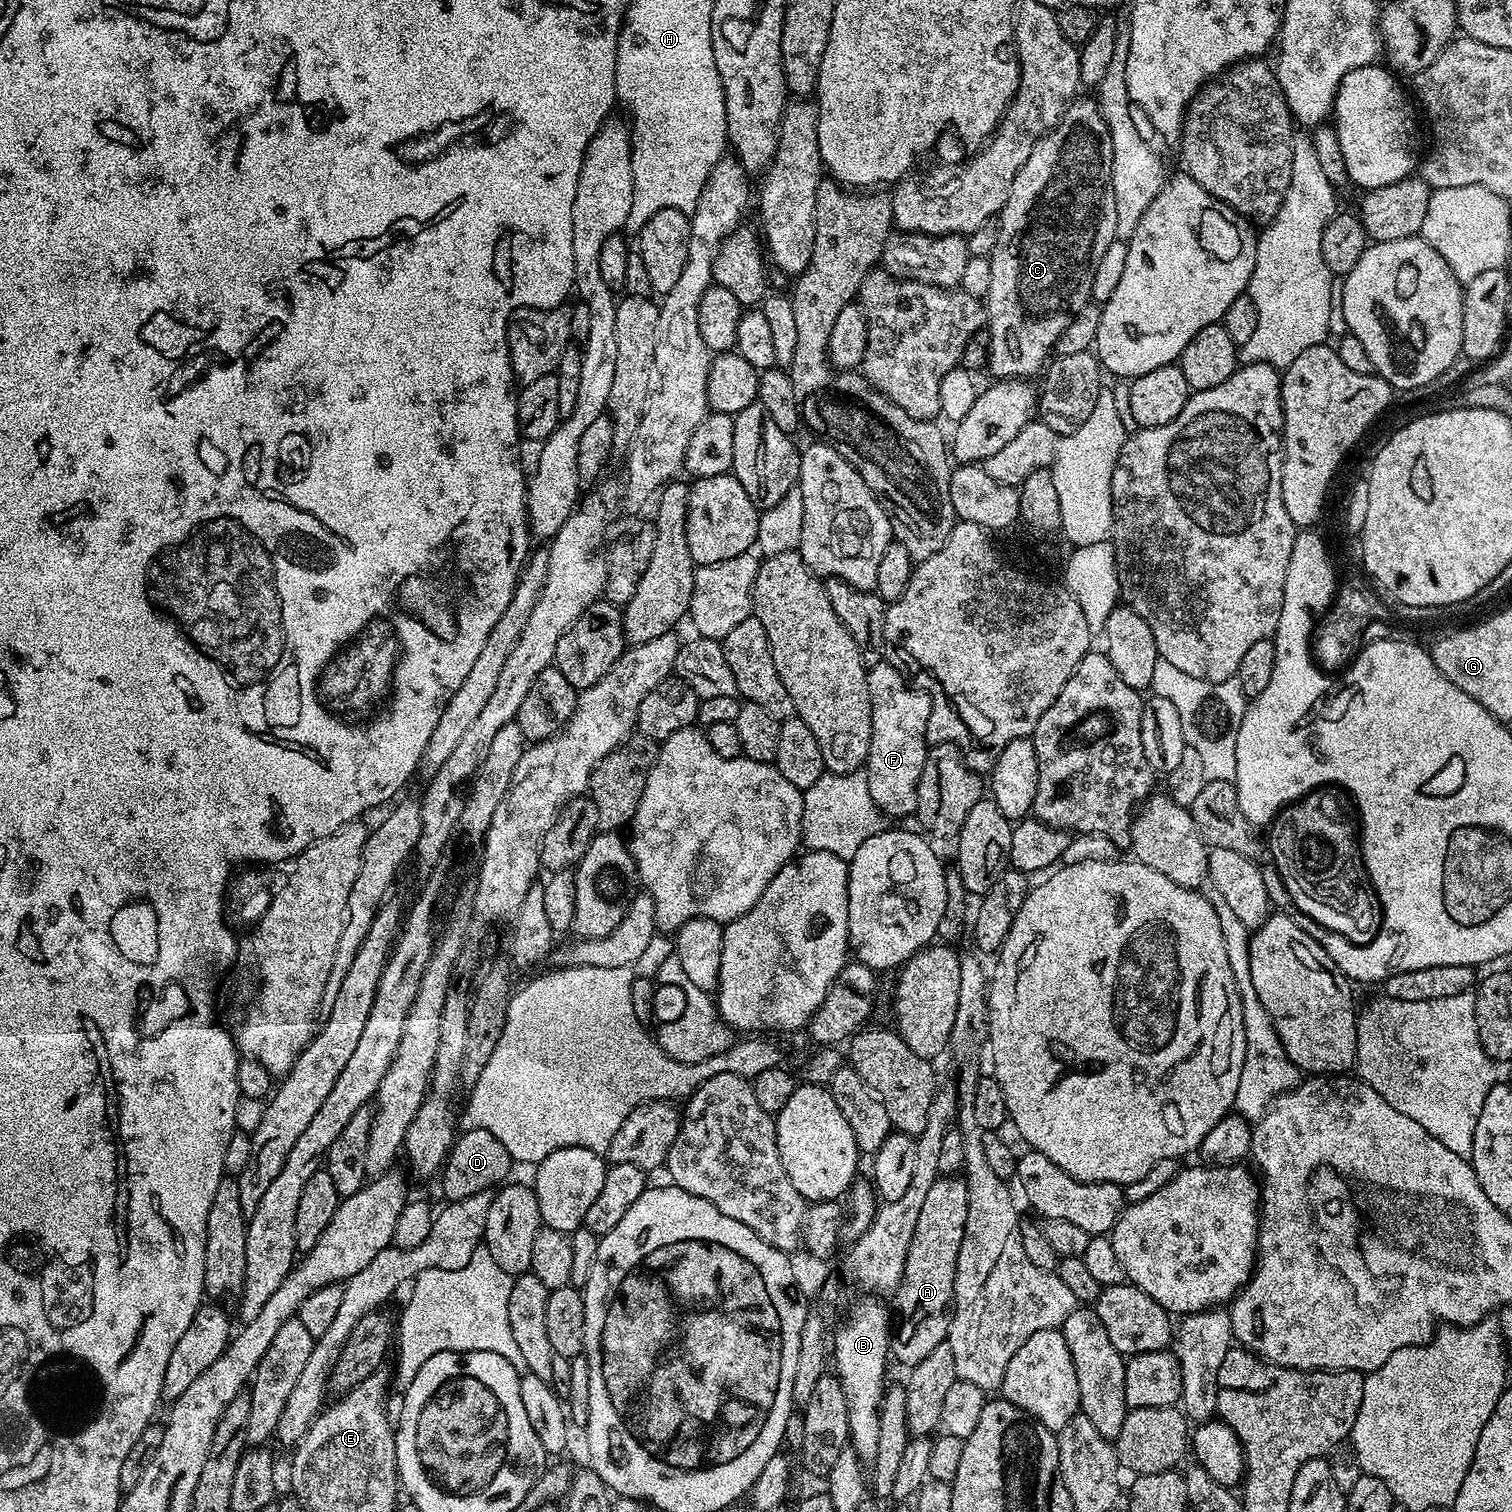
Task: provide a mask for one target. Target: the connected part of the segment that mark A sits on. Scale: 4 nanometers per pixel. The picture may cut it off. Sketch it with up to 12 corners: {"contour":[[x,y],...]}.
{"contour":[[930,1186],[895,1289],[893,1361],[947,1341],[970,1198]]}

